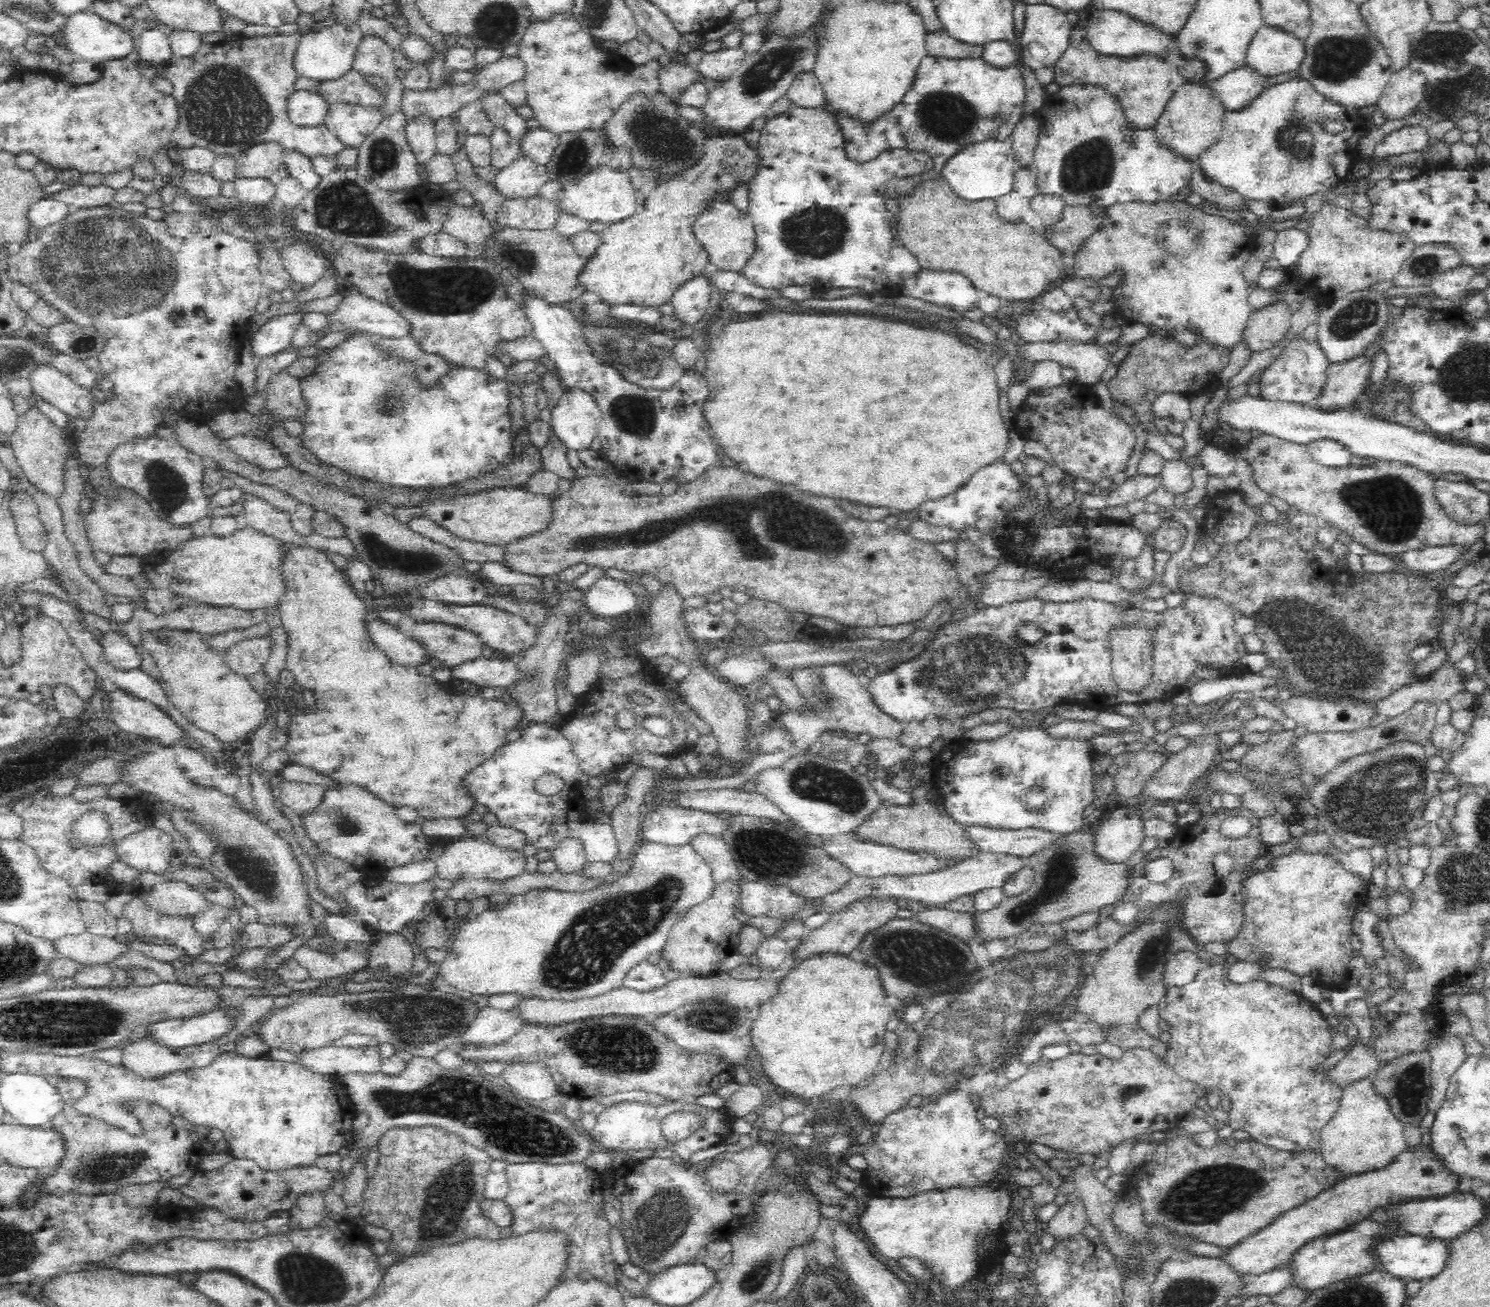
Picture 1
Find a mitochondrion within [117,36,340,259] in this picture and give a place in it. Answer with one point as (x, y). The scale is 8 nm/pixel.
(223, 106)

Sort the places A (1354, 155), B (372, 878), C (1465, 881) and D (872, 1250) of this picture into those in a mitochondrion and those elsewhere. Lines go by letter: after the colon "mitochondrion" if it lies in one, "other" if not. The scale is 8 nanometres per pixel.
A: other
B: other
C: mitochondrion
D: other

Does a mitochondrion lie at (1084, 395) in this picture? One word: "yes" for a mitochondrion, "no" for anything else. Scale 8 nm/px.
no

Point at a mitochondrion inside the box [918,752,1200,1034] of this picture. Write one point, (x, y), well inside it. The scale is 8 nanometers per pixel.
(1059, 876)

